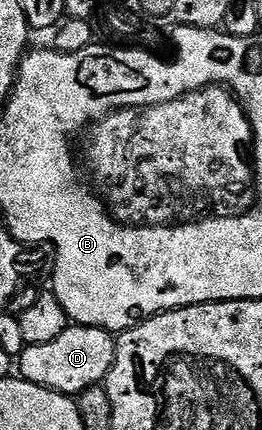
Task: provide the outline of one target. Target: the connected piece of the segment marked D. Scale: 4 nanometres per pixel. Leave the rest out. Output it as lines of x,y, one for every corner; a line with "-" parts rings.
70,325
47,345
28,345
19,357
19,375
29,383
76,397
89,387
104,384
115,361
117,344
104,327

